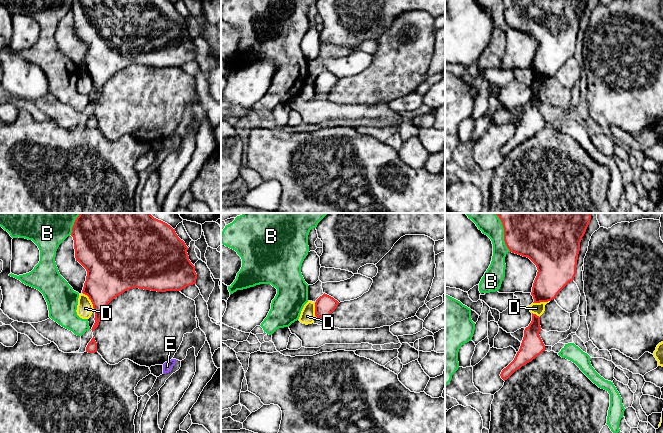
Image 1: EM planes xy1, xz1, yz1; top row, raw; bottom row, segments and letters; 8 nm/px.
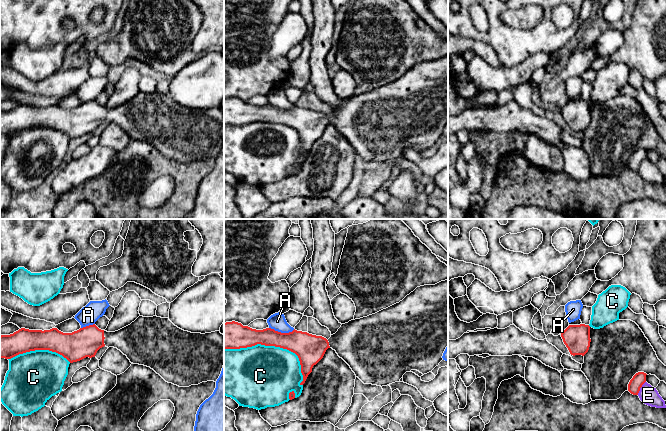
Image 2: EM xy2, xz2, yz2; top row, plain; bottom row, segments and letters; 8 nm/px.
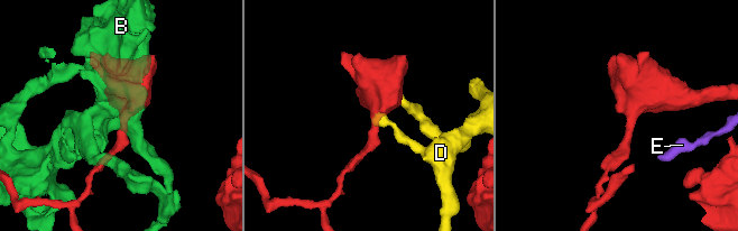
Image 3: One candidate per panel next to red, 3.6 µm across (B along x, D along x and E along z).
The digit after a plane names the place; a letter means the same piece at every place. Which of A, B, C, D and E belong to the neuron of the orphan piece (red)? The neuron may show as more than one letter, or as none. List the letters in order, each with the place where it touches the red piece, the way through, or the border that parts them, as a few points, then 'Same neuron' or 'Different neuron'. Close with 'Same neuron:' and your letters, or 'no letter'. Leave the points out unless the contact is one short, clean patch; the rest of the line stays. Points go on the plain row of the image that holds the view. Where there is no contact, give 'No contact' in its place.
A: Touches red at xz2 (282, 109). Boundary: xz2 (269, 103), (281, 108), (291, 108), (294, 105). Different neuron
B: Touches red at yz1 (504, 14). Different neuron
C: Touches red at xz2 (275, 122). Different neuron
D: Touches red at xy1 (91, 77). Boundary: xy1 (83, 69), (90, 76), (94, 86). Different neuron
E: Touches red at yz2 (640, 163). Different neuron
Same neuron: no letter

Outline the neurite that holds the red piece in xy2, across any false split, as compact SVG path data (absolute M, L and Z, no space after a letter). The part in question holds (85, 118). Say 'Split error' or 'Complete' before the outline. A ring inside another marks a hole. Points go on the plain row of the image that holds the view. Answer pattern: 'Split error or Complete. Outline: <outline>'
Split error. Outline: M139 92L130 101L115 108L101 106L95 100L72 109L63 109L57 104L44 107L21 104L13 110L0 112L0 134L11 135L30 127L49 126L73 139L95 133L104 122L117 124L131 139L150 143L166 158L179 163L216 158L224 142L224 111L220 107L191 109L175 102L169 94L157 92Z

